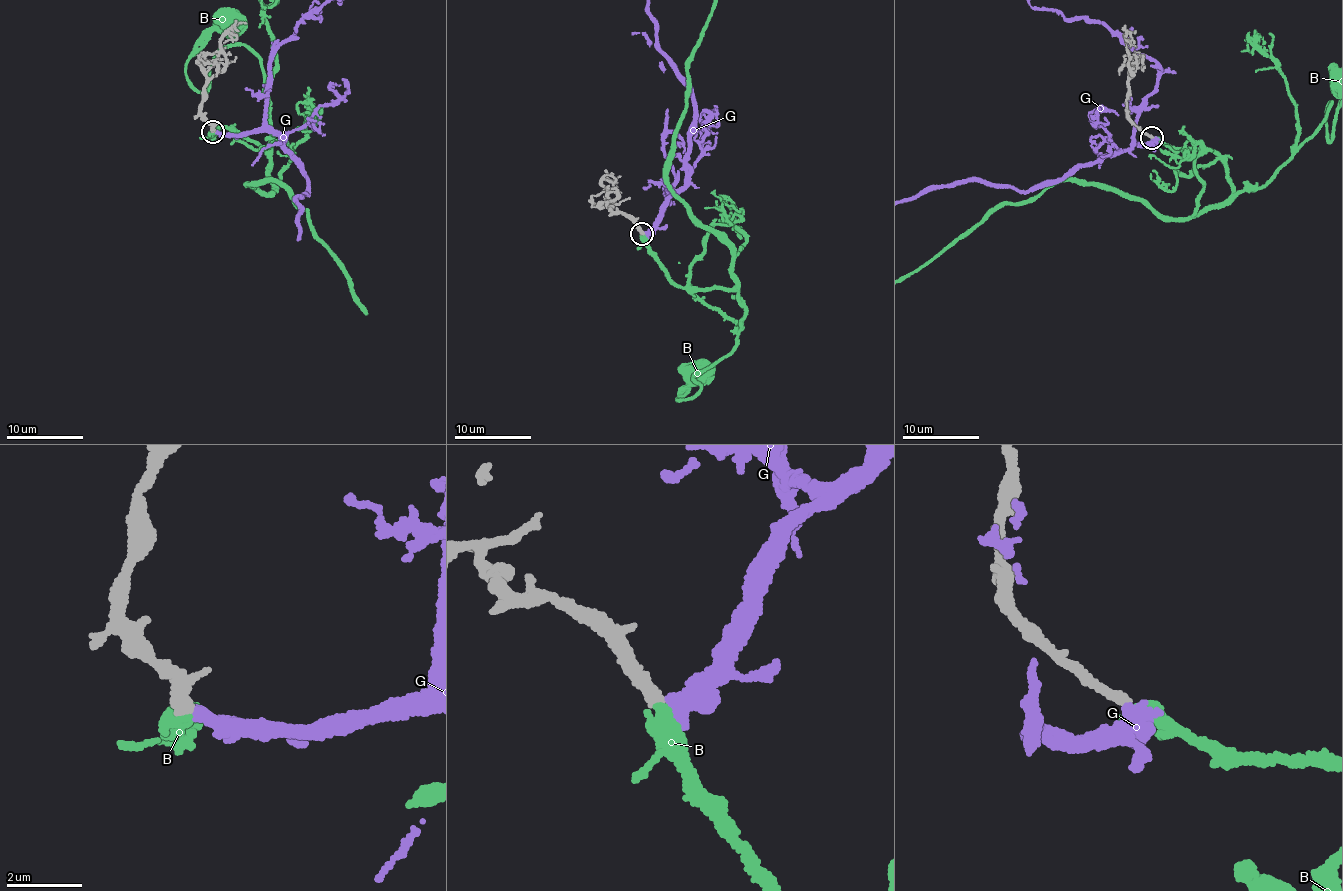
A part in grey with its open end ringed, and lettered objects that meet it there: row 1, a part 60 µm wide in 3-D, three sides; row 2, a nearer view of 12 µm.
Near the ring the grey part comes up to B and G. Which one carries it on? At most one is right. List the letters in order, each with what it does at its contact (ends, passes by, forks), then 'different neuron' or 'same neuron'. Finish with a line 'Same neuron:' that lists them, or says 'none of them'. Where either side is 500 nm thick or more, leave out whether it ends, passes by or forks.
B: it ends; same neuron
G: it ends; different neuron
Same neuron: B

